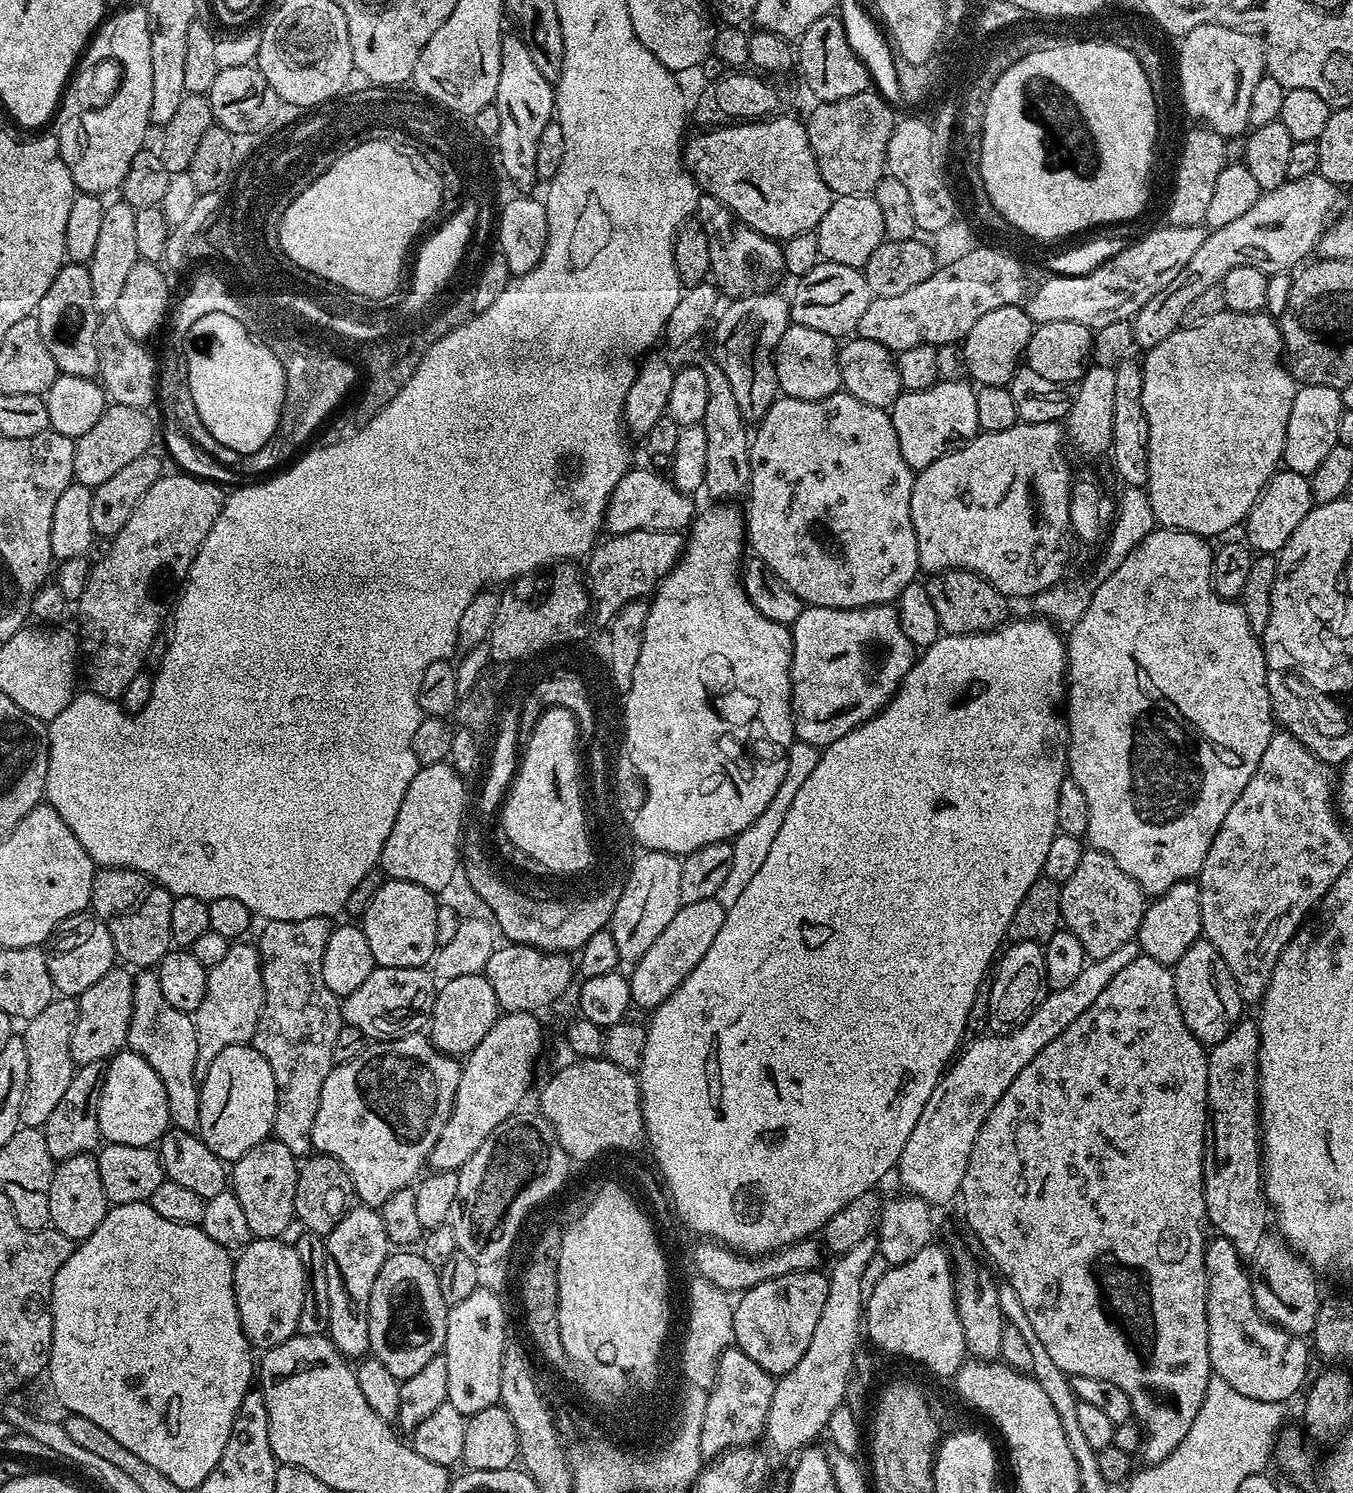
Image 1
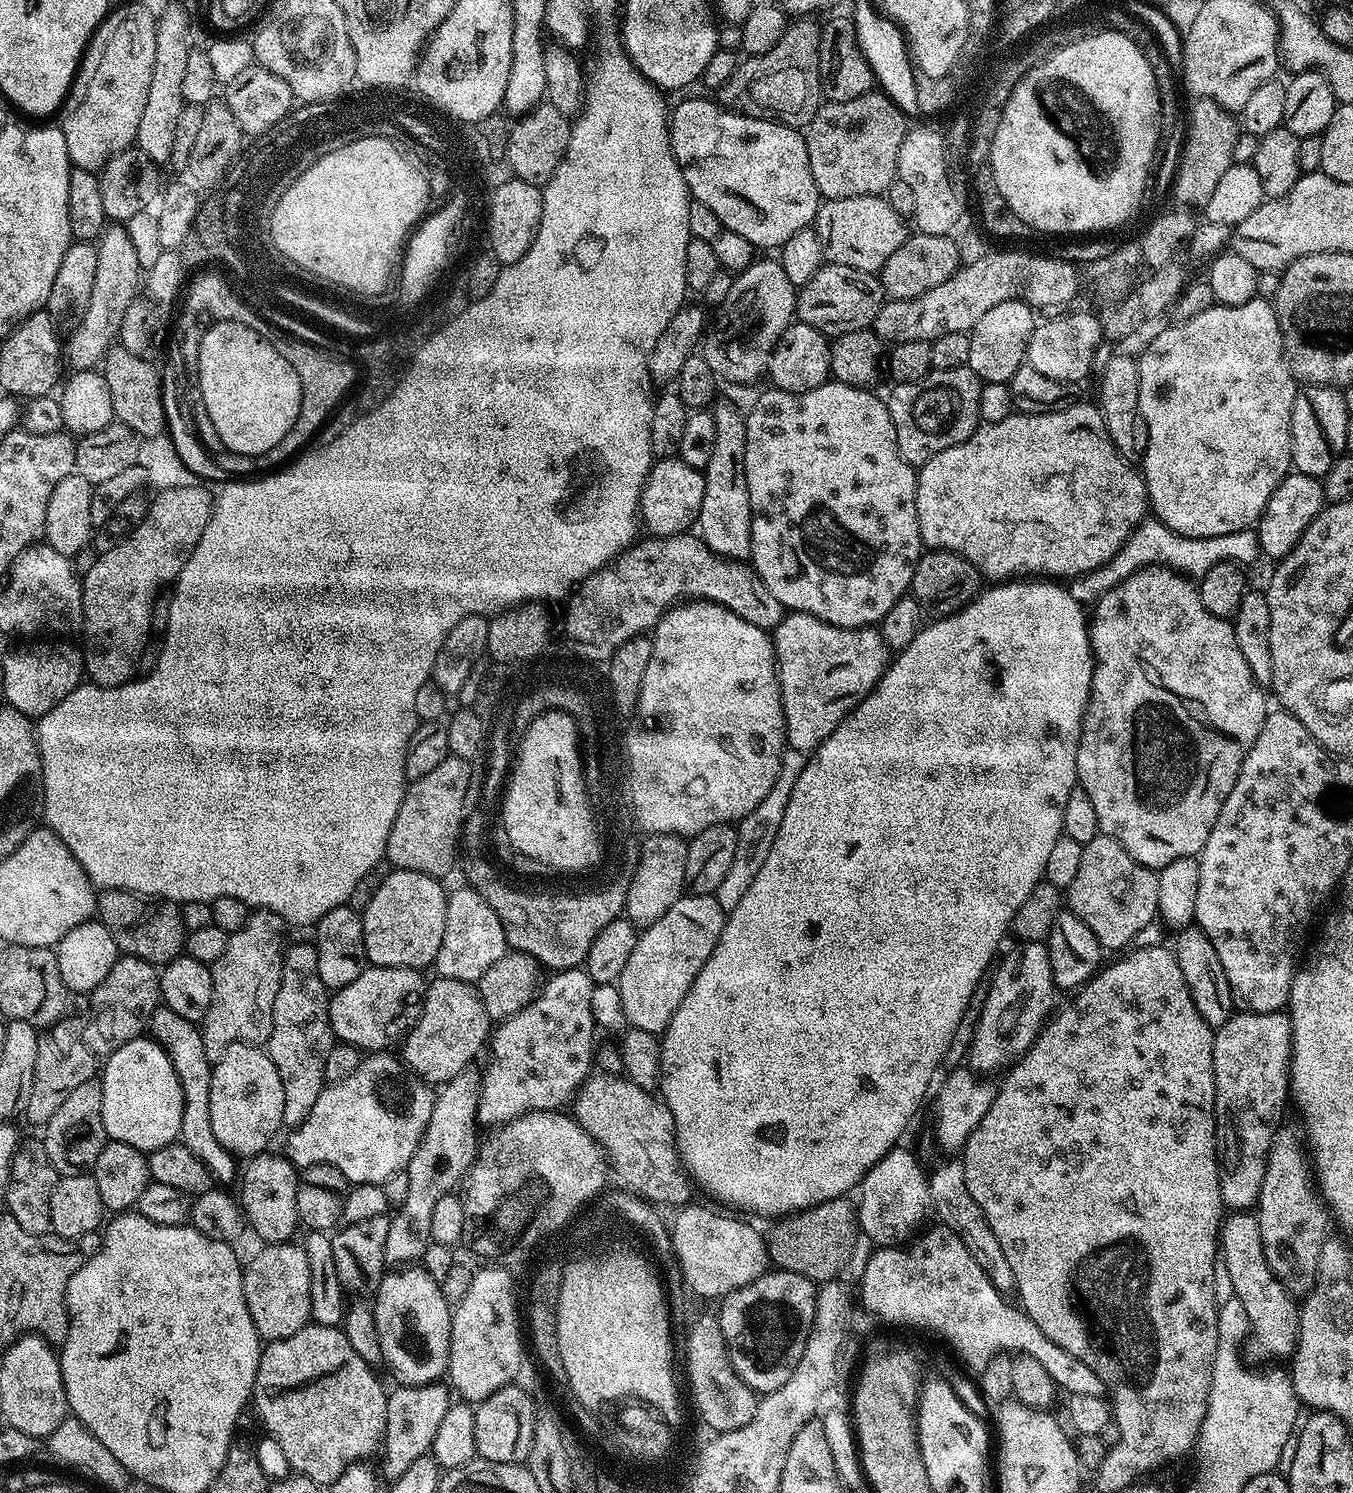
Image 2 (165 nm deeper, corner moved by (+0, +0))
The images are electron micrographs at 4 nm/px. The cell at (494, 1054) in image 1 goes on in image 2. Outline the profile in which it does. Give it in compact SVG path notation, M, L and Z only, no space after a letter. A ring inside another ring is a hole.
M472 1070L458 1073L435 1093L430 1122L406 1169L410 1178L406 1202L399 1205L397 1212L400 1213L392 1216L392 1225L386 1234L385 1265L412 1266L423 1257L432 1238L430 1216L434 1214L434 1206L455 1189L452 1187L459 1180L461 1183L465 1179L478 1155L476 1106L479 1097L478 1076Z

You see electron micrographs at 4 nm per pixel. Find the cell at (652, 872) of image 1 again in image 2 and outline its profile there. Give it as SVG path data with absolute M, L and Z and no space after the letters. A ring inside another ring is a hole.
M658 832L647 836L640 845L640 861L636 872L630 882L628 897L624 903L627 919L637 926L652 924L678 898L685 895L684 879L686 878L686 854L688 853L688 840L683 836L675 836L669 832Z

